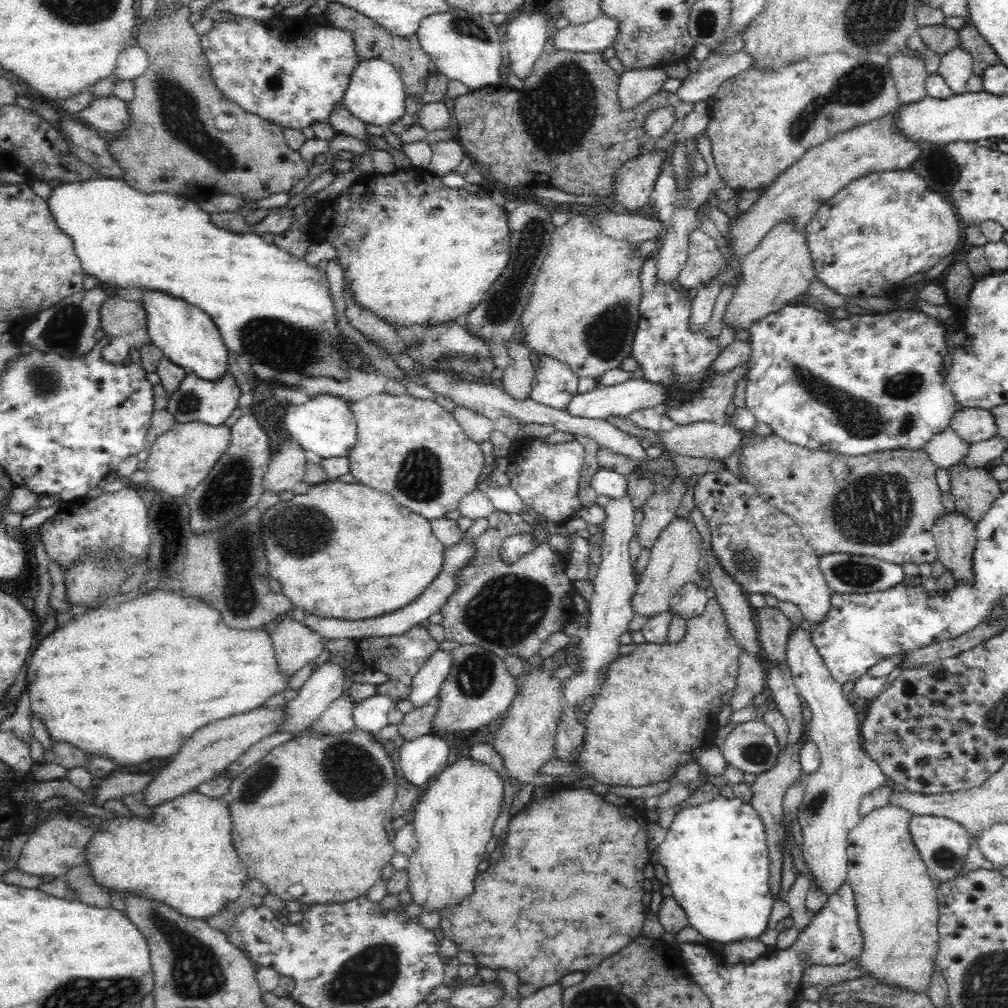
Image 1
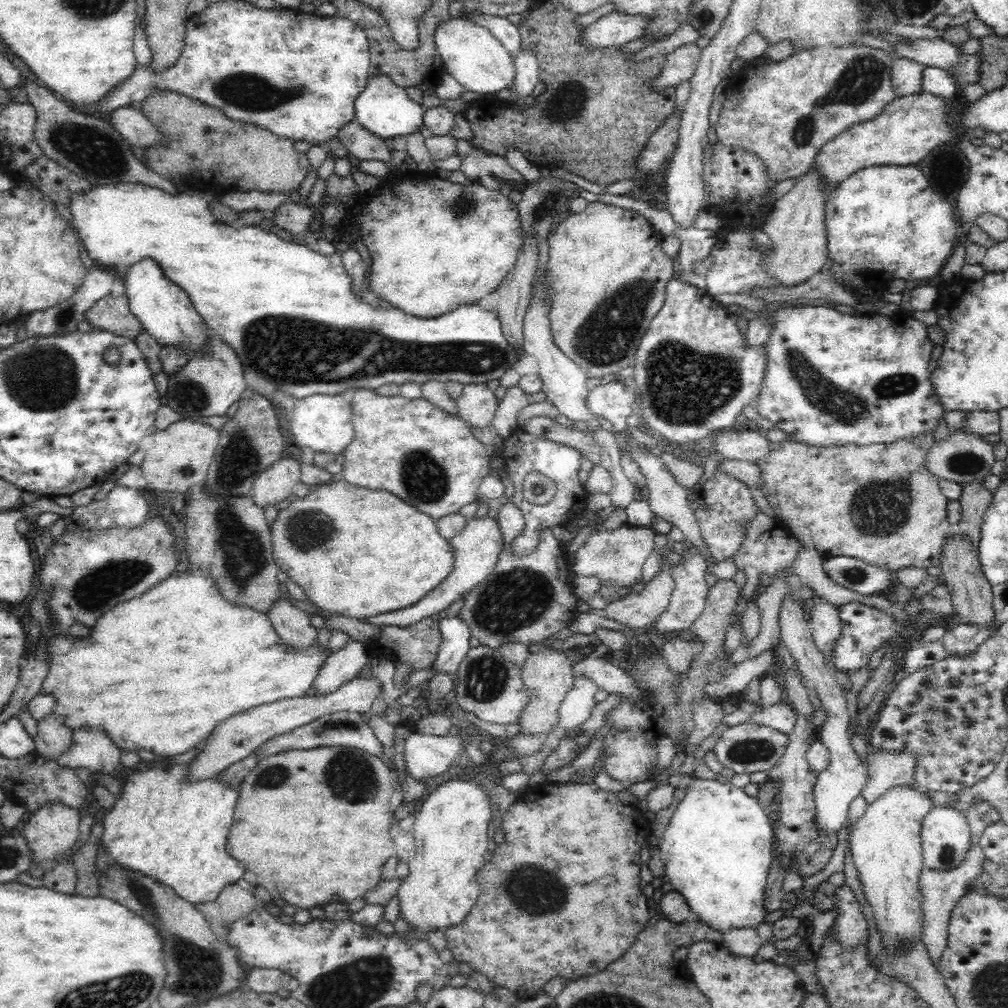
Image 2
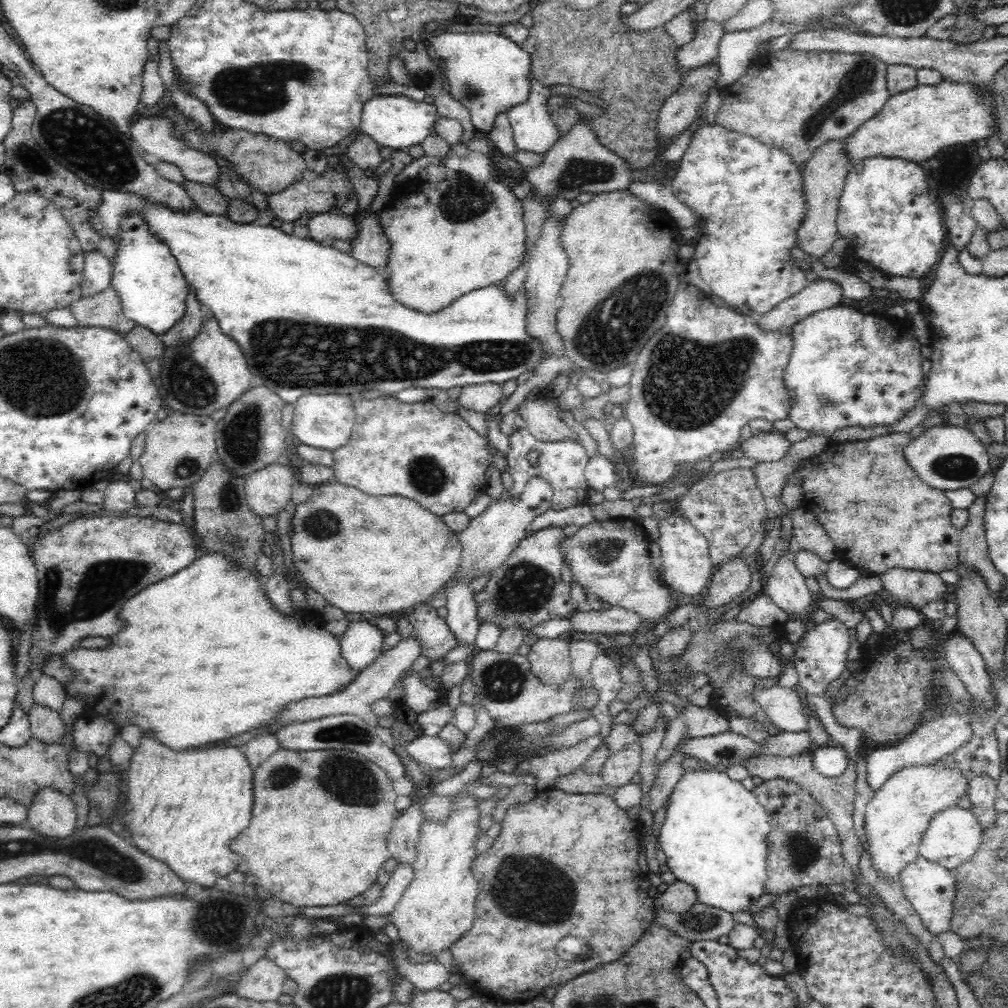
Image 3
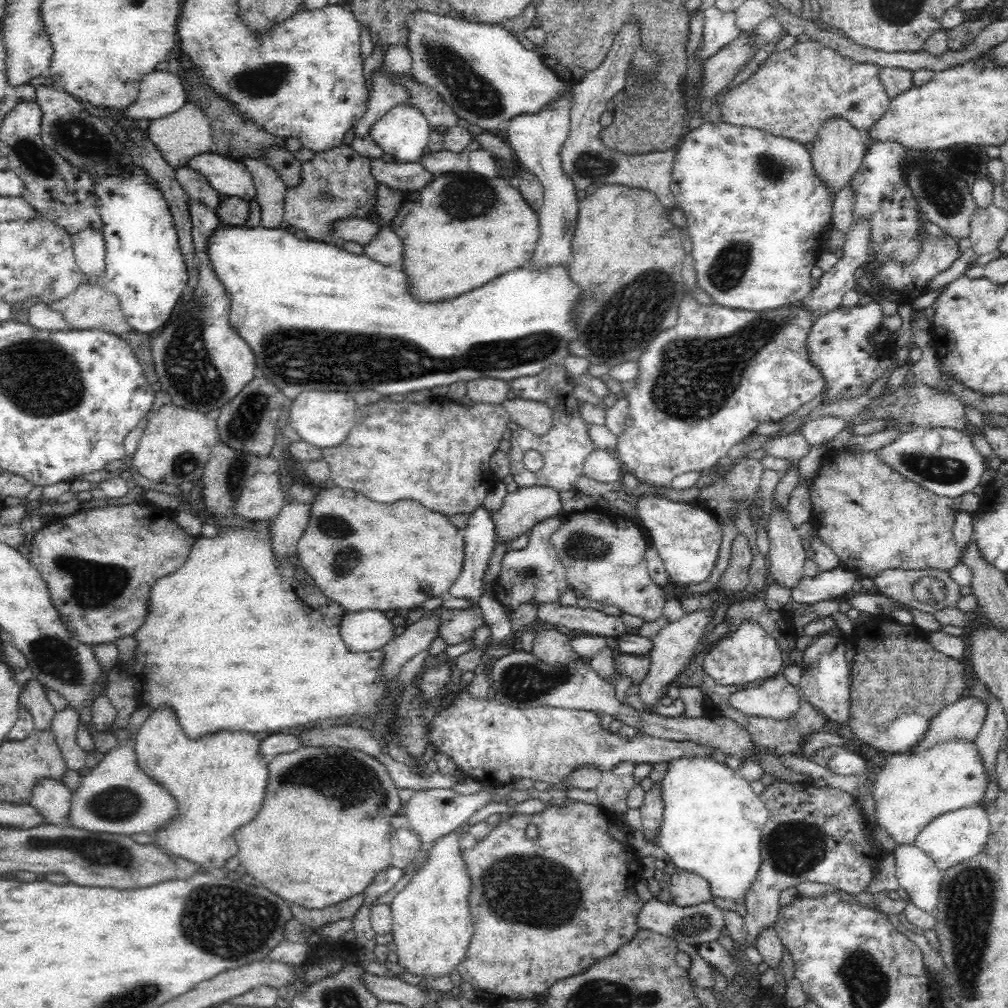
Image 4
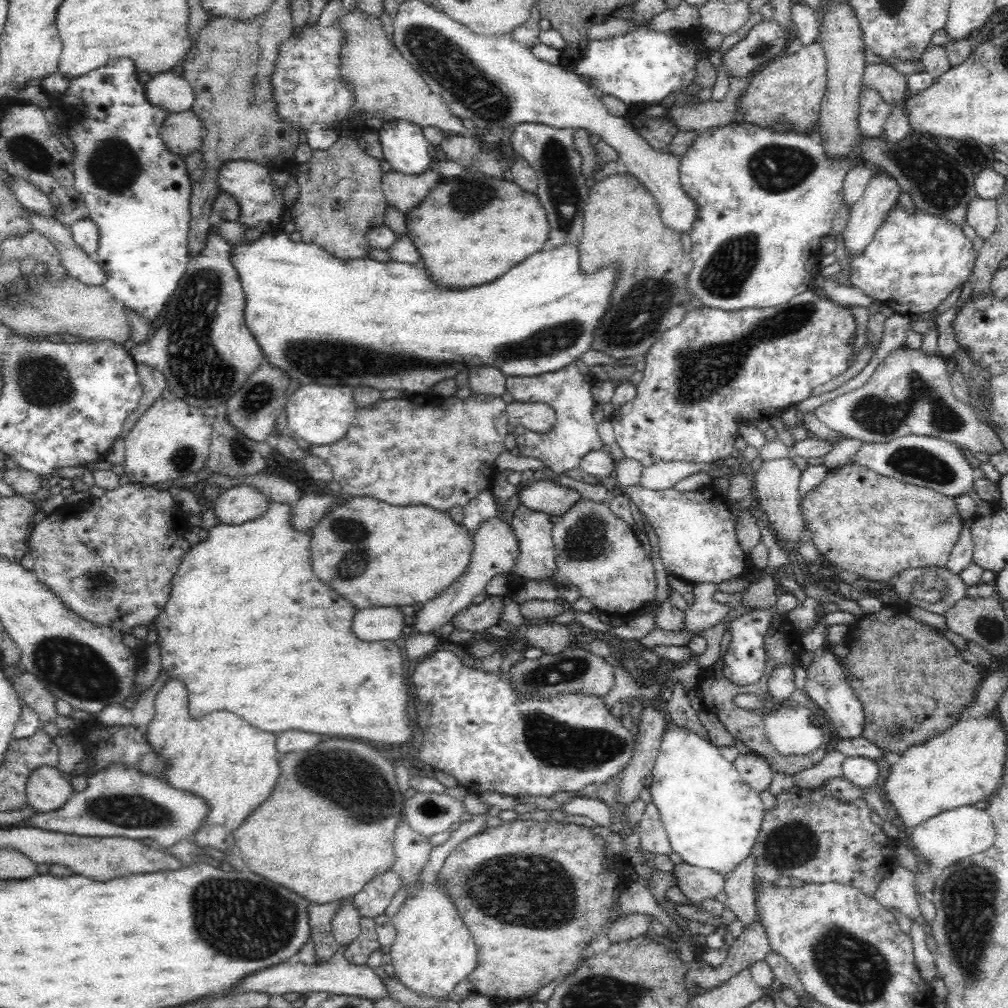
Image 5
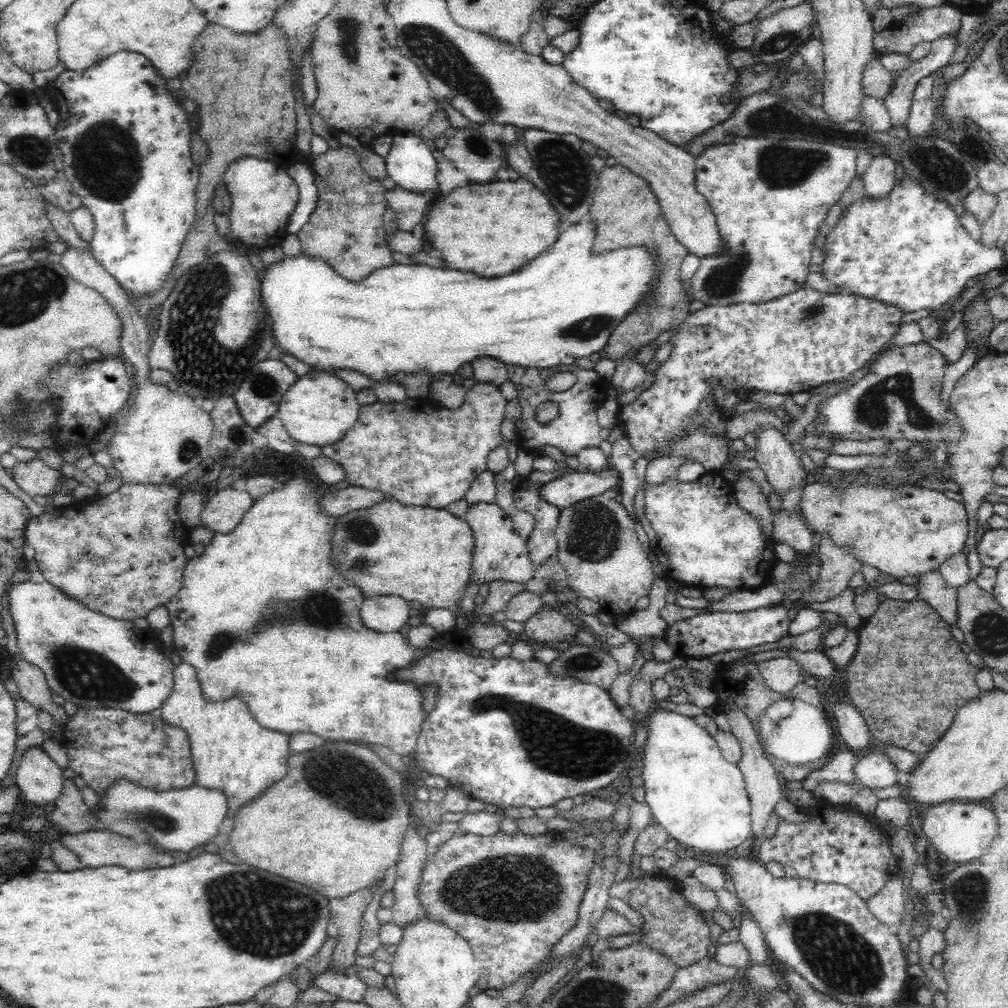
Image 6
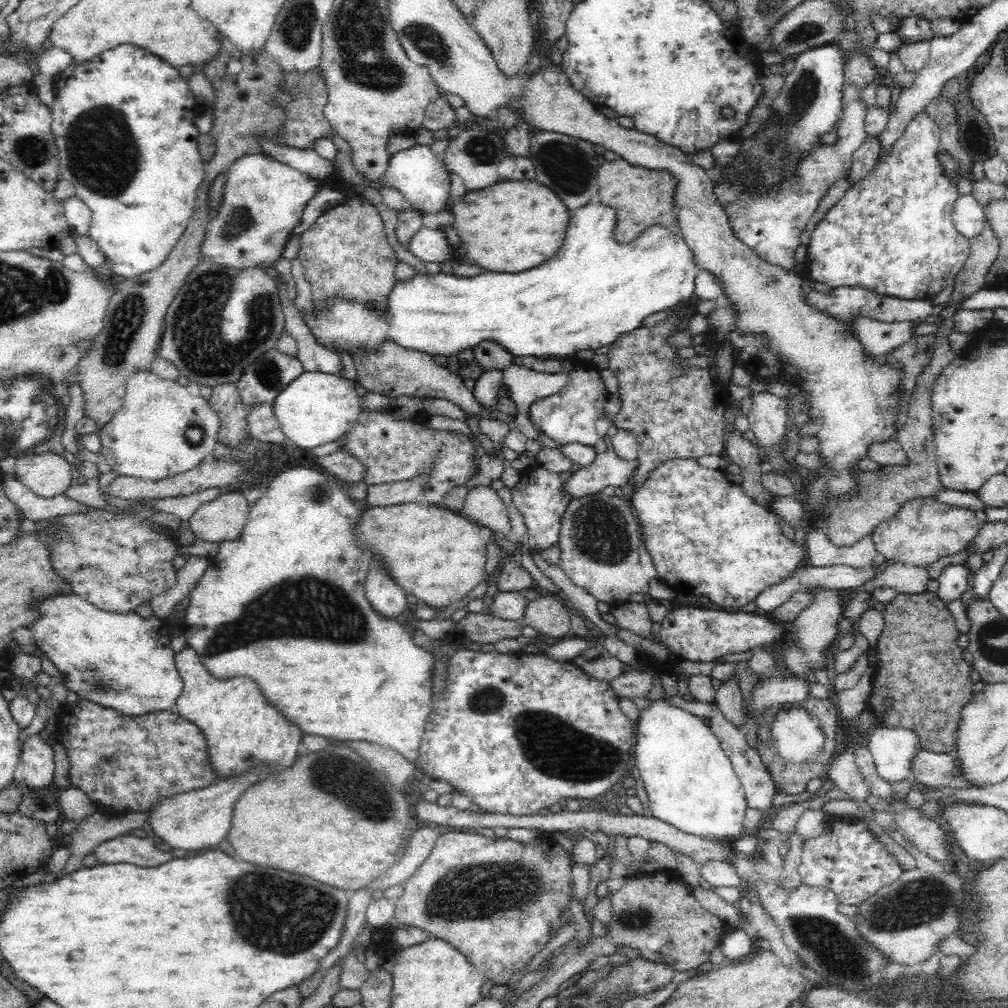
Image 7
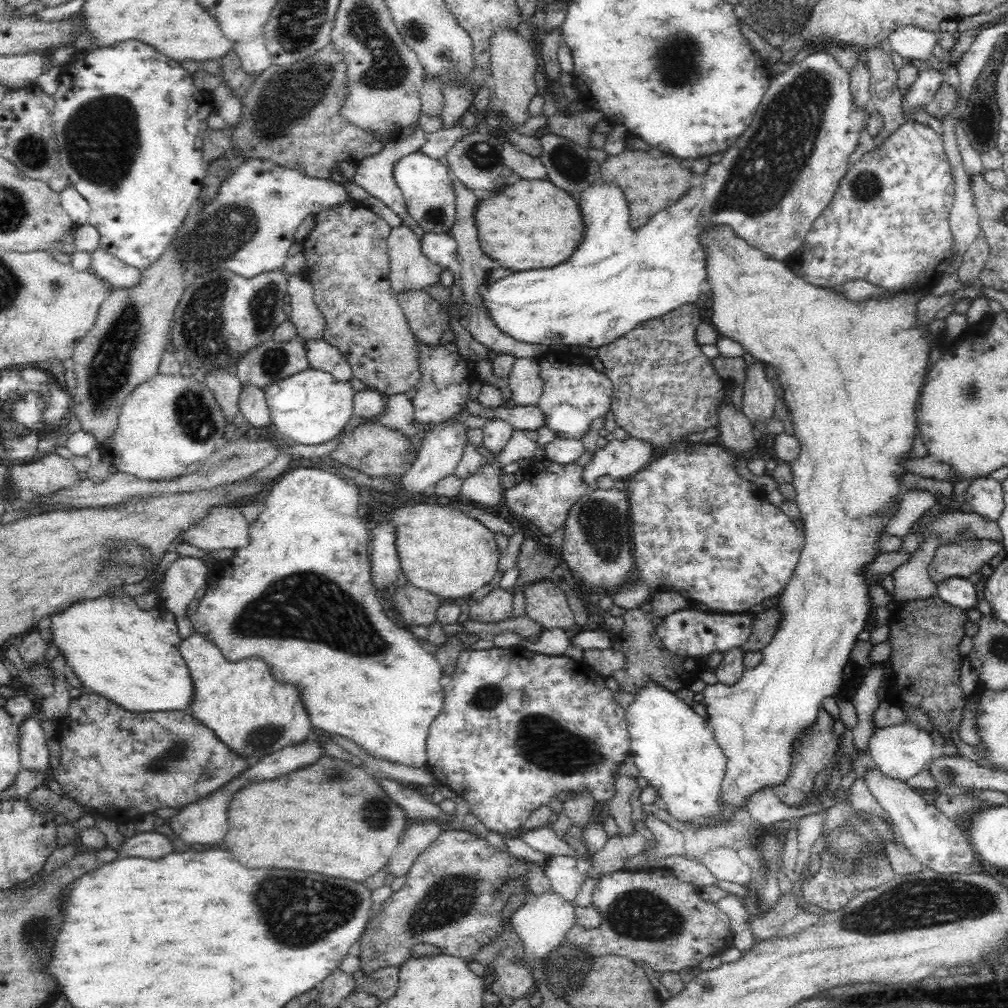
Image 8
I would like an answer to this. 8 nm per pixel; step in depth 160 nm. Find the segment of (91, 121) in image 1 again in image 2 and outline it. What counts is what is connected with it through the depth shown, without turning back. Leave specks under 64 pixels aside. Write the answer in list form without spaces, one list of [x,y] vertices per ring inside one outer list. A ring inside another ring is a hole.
[[[130,105],[116,108],[106,116],[108,125],[112,125],[112,129],[118,131],[130,145],[146,148],[164,142],[164,137],[156,131],[152,121]]]

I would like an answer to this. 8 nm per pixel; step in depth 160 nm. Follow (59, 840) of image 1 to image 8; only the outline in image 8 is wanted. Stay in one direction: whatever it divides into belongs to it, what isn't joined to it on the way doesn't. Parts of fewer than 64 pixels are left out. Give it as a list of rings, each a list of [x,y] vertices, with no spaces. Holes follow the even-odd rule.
[[[32,715],[19,721],[19,762],[23,770],[50,776],[50,754],[40,723]]]

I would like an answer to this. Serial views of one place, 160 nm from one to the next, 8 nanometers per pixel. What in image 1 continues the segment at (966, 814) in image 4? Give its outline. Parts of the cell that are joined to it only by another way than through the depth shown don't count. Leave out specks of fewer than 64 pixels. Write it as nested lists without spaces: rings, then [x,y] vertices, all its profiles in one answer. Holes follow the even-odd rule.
[[[913,816],[908,822],[908,833],[927,866],[927,872],[933,882],[940,884],[961,874],[971,846],[968,833],[960,823],[949,820],[948,817]]]

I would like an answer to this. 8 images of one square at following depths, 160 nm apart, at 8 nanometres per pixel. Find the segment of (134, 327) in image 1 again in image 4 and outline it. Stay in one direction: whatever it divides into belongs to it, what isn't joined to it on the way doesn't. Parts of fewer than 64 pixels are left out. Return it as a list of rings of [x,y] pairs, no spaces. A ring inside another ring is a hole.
[[[86,281],[68,298],[50,303],[49,307],[61,312],[72,330],[102,329],[118,336],[131,330],[116,295],[103,286],[93,286]]]

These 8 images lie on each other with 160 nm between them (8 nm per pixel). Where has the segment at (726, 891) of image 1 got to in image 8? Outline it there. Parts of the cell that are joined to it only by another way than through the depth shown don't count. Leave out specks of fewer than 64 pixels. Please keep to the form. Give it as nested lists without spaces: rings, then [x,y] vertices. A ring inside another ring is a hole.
[[[654,682],[644,685],[635,694],[625,715],[631,741],[630,757],[640,771],[639,776],[648,781],[648,787],[656,789],[660,807],[681,822],[720,814],[719,794],[728,759],[717,744],[709,721],[673,692]]]

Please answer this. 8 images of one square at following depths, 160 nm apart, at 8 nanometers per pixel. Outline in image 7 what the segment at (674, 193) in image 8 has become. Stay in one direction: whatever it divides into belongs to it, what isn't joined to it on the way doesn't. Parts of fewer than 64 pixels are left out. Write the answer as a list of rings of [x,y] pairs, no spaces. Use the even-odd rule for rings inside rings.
[[[621,158],[599,165],[597,183],[597,200],[616,211],[616,223],[612,230],[614,240],[630,243],[654,225],[662,225],[668,231],[678,231],[674,197],[672,197],[676,188],[676,179],[668,171],[636,167]]]

